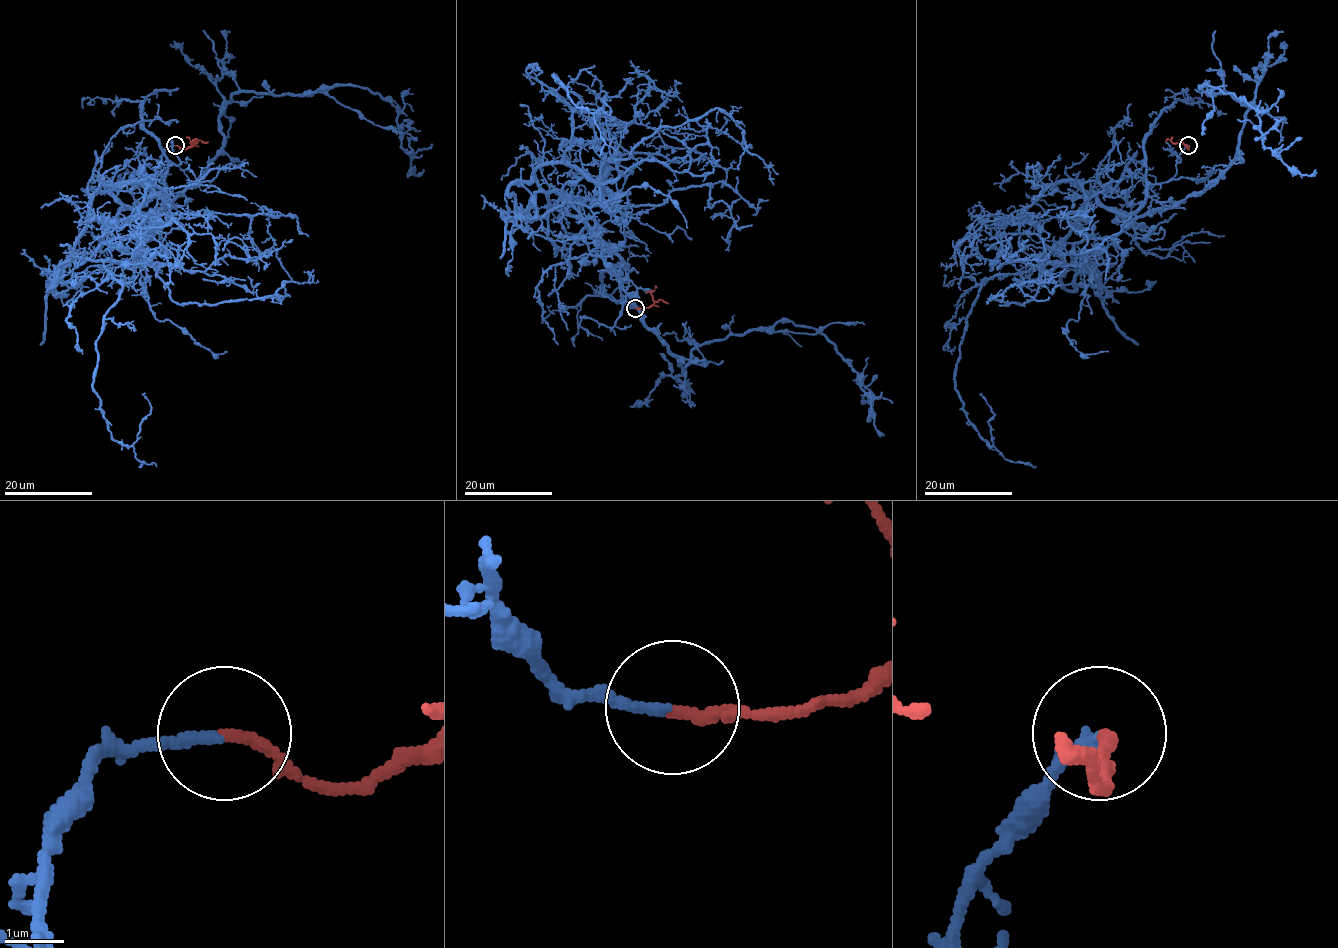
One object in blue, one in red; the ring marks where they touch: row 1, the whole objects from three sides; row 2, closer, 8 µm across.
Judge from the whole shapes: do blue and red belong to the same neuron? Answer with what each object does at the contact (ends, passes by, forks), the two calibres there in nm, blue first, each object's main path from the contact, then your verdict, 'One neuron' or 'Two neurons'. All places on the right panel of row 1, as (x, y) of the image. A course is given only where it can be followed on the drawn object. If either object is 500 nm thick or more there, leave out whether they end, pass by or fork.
At the ring blue ends. At the ring red ends. Thickness 170 nm (blue) against 200 nm. Course of blue: (1188, 145), (1149, 196), (1175, 205), (1234, 158), (1247, 107), (1205, 84), (1254, 109), (1288, 166), (1316, 170). Course of red: (1188, 145), (1189, 149), (1183, 143), (1172, 143), (1169, 139), (1165, 141). One neuron

